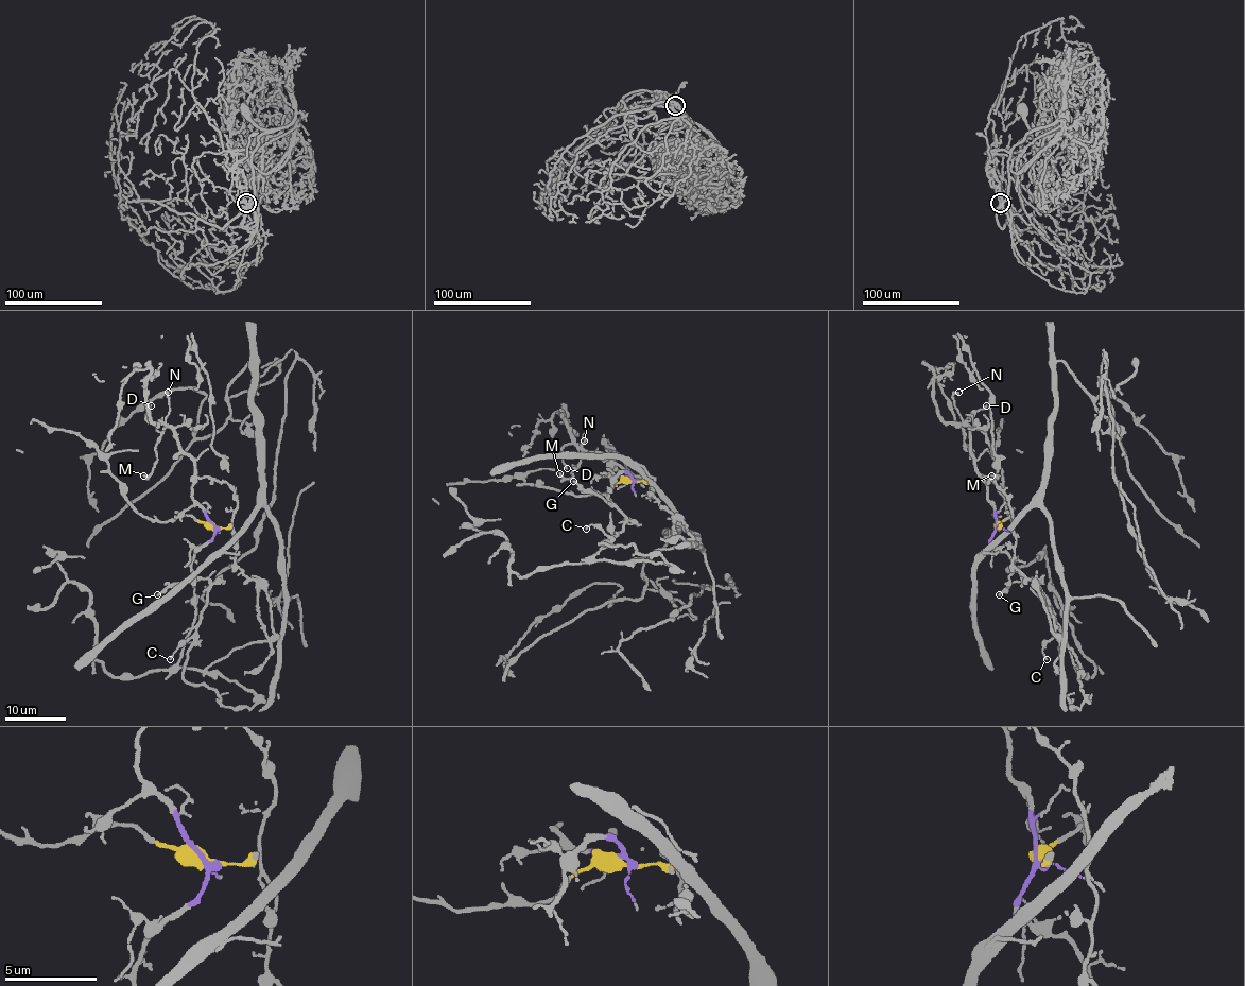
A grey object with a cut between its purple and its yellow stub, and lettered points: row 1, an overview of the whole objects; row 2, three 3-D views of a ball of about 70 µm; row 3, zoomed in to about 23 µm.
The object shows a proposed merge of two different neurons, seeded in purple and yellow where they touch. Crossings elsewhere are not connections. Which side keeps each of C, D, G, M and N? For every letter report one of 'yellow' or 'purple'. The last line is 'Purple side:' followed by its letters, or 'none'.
C: purple
D: purple
G: purple
M: purple
N: purple
Purple side: C, D, G, M, N

